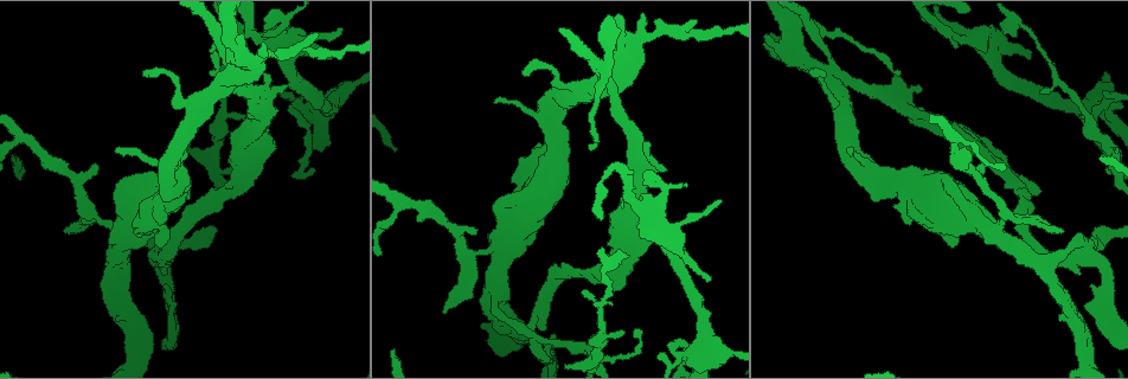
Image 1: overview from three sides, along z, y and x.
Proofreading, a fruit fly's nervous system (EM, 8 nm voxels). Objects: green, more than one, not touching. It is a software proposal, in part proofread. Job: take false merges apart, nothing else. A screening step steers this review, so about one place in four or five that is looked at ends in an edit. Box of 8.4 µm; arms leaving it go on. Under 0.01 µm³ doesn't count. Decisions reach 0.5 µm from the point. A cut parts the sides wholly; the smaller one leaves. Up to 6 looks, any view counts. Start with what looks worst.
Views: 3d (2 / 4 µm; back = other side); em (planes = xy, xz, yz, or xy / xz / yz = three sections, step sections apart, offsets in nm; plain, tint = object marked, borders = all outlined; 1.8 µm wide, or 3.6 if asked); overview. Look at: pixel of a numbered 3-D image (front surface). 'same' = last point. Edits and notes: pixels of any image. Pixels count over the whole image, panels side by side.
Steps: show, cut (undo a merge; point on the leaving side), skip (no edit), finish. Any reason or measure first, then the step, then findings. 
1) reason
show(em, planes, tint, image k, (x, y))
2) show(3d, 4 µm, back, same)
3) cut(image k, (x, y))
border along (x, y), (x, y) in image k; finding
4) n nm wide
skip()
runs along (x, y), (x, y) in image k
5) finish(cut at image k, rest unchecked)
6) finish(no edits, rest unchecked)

abrupt turn
show(em, planes, tint, image 1, (154, 247))

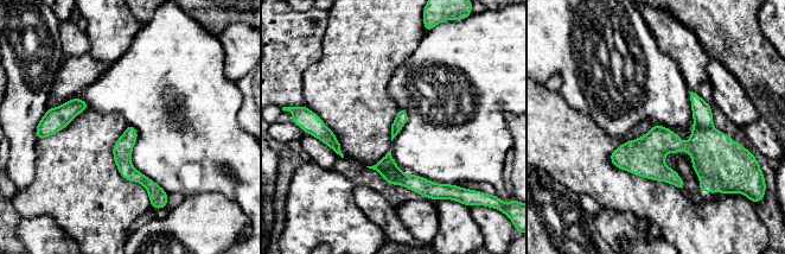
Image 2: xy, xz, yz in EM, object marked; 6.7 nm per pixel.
cut(image 2, (719, 160))
the part that leaves runs along (729, 141), (613, 158) in image 2; a second neuron is stuck on

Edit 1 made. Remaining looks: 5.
see it whole again
show(overview)

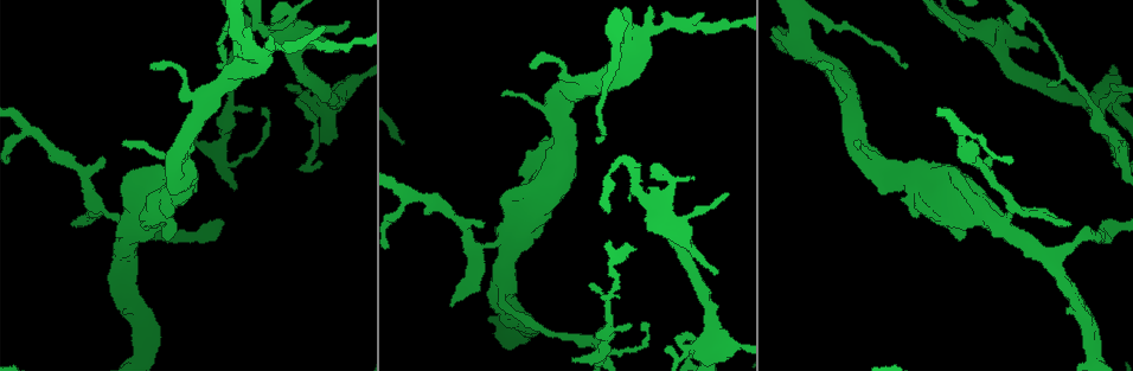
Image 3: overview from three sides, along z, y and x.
looks like a crossing
show(em, planes, plain, image 3, (1112, 99))

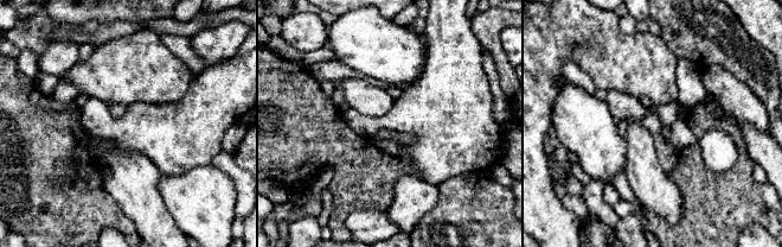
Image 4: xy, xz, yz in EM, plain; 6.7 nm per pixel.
show(em, planes, tint, same)

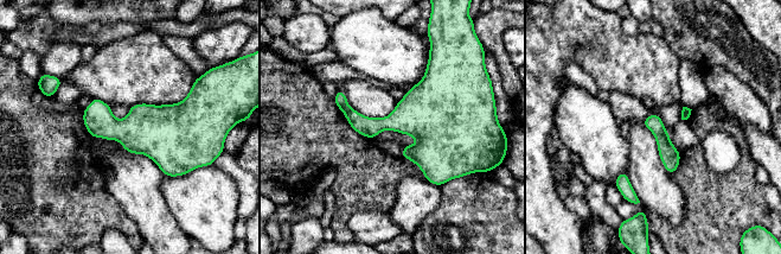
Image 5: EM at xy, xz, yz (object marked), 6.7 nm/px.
cut(image 5, (340, 100))
two neurons meet here

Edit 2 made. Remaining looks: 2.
abrupt turn
show(em, 3.6 µm, planes, tint, image 3, (949, 205))

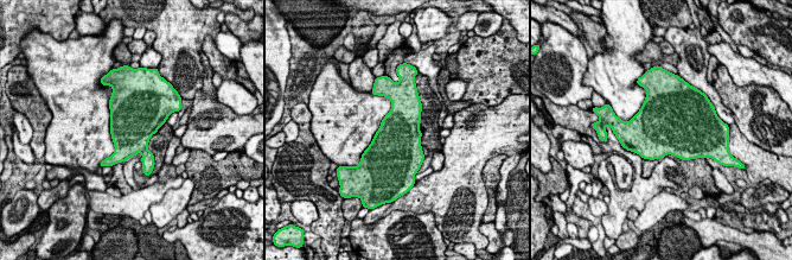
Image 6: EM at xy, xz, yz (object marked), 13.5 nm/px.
skip()
continuous, no second neuron

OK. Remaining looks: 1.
finish(cut at image 2, cut at image 5, rest unchecked)

